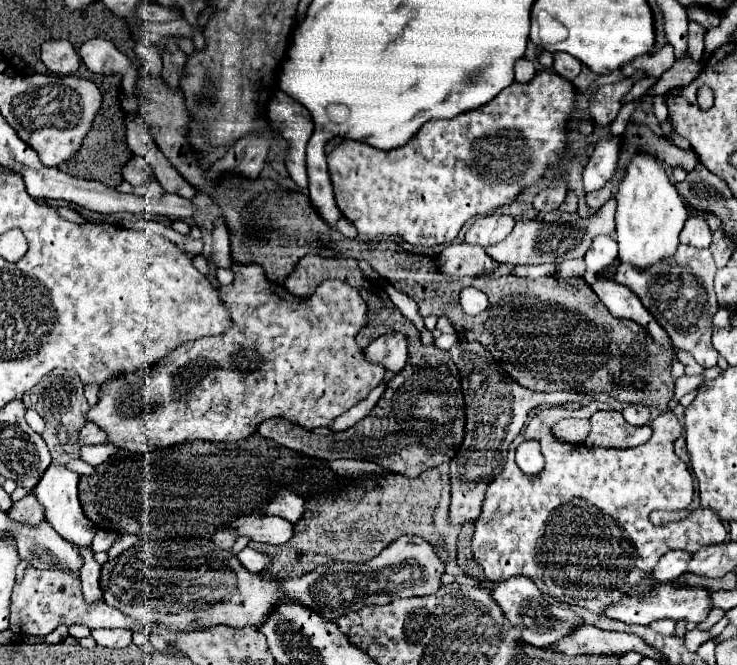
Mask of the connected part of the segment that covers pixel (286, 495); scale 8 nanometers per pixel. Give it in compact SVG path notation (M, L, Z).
M281 488L275 492L275 498L267 504L264 511L258 511L260 516L279 516L295 524L305 510L303 498L299 498L293 490Z

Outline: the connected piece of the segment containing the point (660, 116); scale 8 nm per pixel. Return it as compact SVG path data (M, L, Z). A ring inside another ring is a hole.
M653 96L653 114L655 114L655 118L659 122L665 122L667 120L669 116L668 108L665 100L663 100L663 96Z

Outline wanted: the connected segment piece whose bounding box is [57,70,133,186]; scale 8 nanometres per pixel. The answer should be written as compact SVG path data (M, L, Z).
M77 70L77 76L93 80L97 84L97 88L101 90L103 100L101 100L99 112L95 114L95 120L93 120L93 126L91 126L89 134L83 138L81 148L75 152L75 156L71 156L67 162L59 164L57 168L71 174L71 176L83 178L83 180L99 180L105 186L117 186L123 180L121 178L121 168L133 158L133 152L127 148L127 142L125 142L125 130L123 130L125 112L119 104L121 74L93 74L89 70Z

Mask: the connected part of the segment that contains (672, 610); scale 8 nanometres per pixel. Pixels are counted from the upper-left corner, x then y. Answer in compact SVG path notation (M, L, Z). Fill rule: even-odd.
M665 582L657 584L649 592L645 592L641 598L637 596L625 596L623 600L611 604L605 608L605 616L627 622L627 624L651 624L655 620L671 618L671 620L685 620L685 622L703 622L707 614L711 612L711 592L705 586L691 586L691 584L679 584L679 582Z

